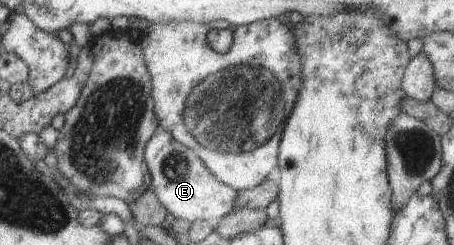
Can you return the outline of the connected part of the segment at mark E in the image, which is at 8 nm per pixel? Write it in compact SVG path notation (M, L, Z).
M159 129L147 141L143 159L149 171L150 188L167 213L191 223L195 220L208 220L214 224L217 219L229 214L235 208L235 192L217 181L191 149L174 141L169 133Z

